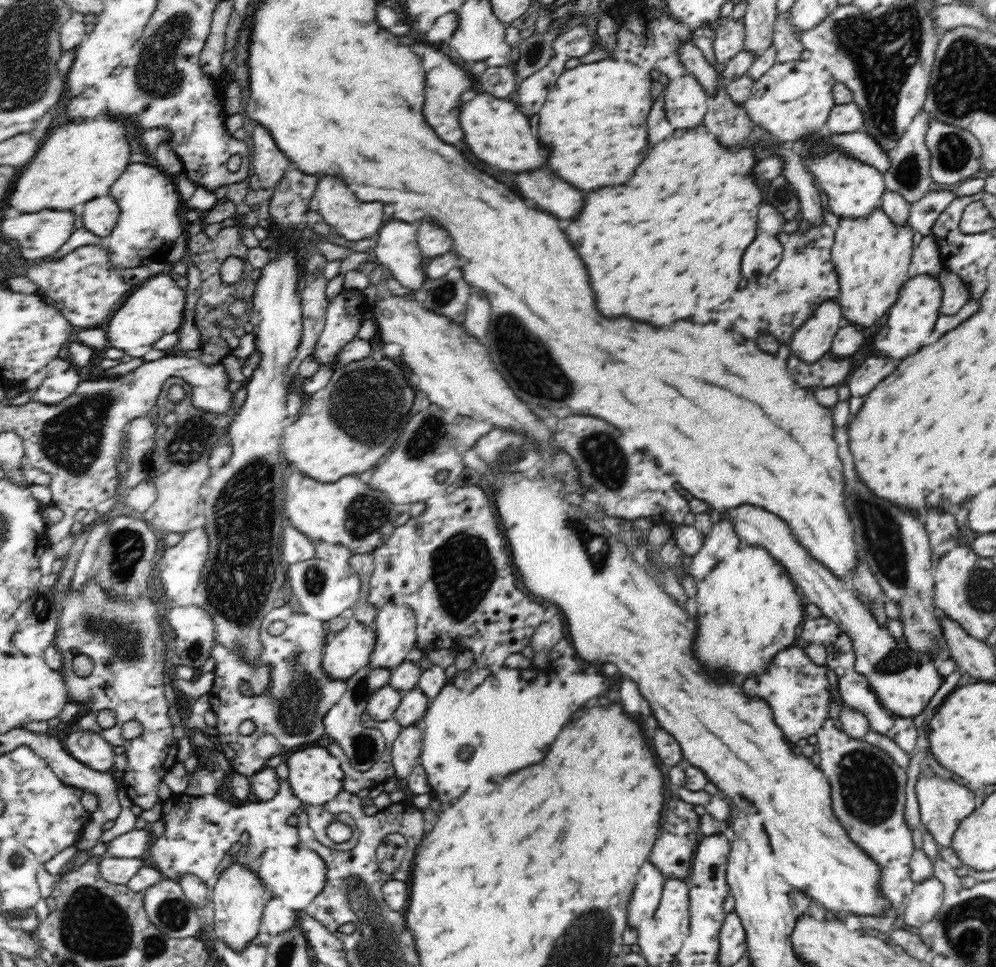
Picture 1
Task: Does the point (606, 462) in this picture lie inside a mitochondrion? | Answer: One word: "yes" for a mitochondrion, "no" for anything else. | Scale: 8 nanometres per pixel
yes

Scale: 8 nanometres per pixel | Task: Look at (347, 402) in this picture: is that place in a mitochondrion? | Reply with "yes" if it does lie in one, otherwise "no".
yes

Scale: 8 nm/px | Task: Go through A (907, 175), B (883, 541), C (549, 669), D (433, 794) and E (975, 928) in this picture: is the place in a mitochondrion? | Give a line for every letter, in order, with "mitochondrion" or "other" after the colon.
A: mitochondrion
B: mitochondrion
C: other
D: other
E: mitochondrion

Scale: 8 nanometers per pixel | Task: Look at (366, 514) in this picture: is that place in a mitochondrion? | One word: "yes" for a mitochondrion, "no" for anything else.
yes

